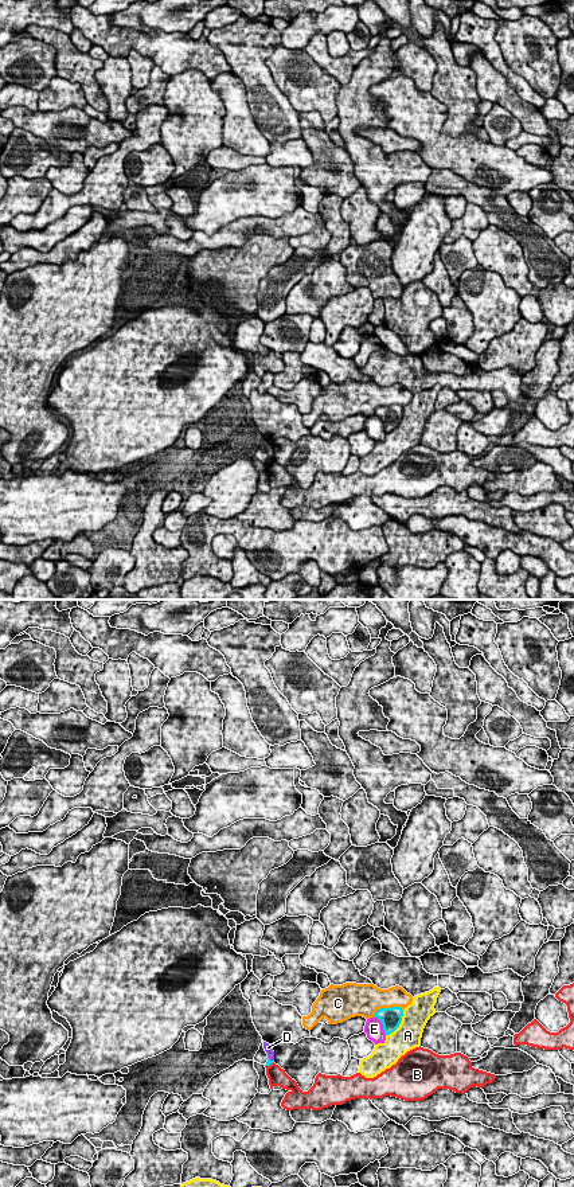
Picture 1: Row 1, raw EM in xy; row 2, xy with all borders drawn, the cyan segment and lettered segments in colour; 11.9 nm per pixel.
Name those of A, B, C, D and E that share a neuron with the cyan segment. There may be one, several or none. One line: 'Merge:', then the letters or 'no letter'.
Merge: no letter

